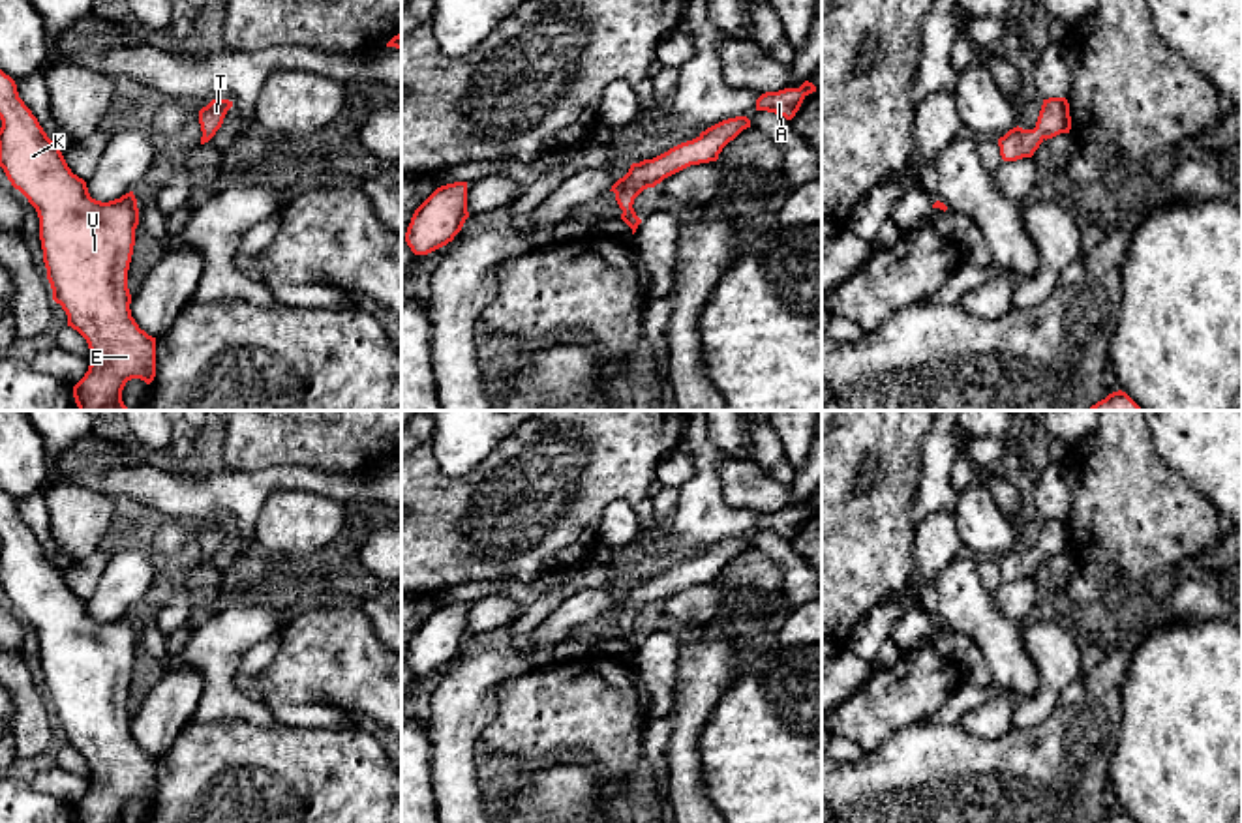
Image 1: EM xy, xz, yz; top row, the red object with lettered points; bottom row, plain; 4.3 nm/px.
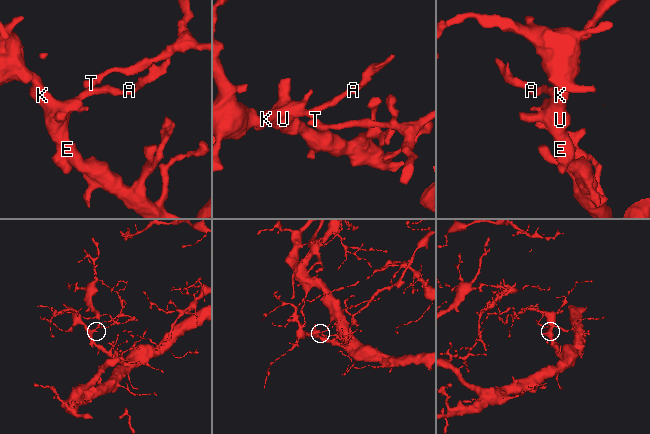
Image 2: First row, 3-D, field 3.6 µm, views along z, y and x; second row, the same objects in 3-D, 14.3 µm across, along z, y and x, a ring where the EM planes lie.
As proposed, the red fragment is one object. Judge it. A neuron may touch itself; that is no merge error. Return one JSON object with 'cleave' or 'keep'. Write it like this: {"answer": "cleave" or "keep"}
{"answer": "keep"}

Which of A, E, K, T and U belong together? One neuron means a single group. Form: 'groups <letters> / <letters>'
groups A E K T U

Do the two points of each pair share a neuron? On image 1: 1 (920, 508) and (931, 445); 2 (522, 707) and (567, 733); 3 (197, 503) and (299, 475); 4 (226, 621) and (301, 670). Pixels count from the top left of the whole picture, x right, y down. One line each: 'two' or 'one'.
1: one
2: one
3: one
4: two

